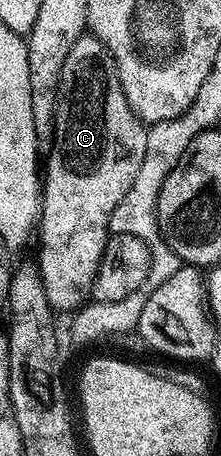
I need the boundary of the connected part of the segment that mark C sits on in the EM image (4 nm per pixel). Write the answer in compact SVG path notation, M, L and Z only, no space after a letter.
M83 34L79 40L68 50L68 58L64 58L64 70L60 74L60 86L58 87L58 101L54 107L54 140L48 146L50 157L44 160L44 183L42 187L42 203L40 205L40 236L42 232L42 249L38 252L38 261L36 267L38 275L42 277L42 288L47 293L47 300L51 309L62 312L73 313L75 310L83 307L91 299L94 290L94 279L100 266L100 258L106 249L106 241L110 232L110 219L112 210L120 206L120 198L128 194L128 186L132 186L132 181L136 179L136 174L140 170L140 162L144 162L144 150L148 146L146 133L147 125L132 110L128 98L124 94L124 86L118 77L118 71L114 65L114 59L108 49L98 41L97 36L93 34Z

